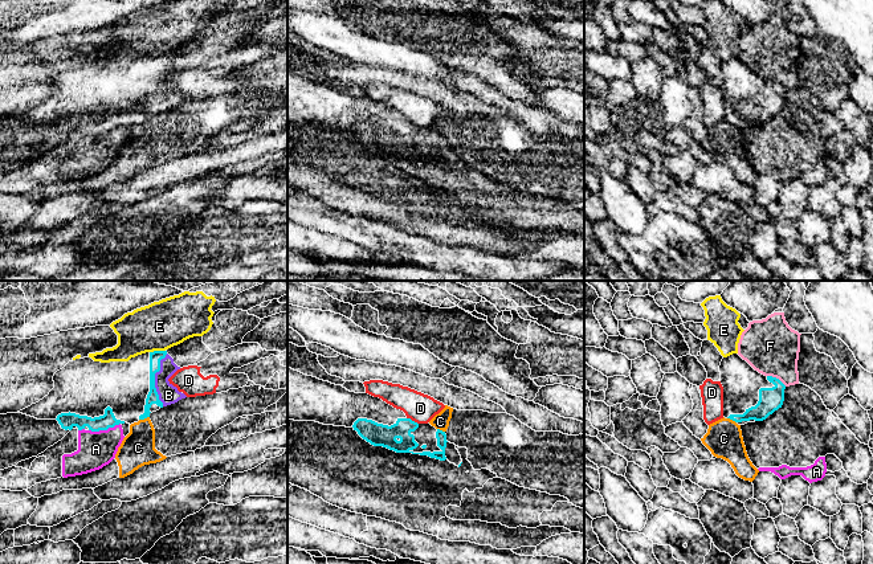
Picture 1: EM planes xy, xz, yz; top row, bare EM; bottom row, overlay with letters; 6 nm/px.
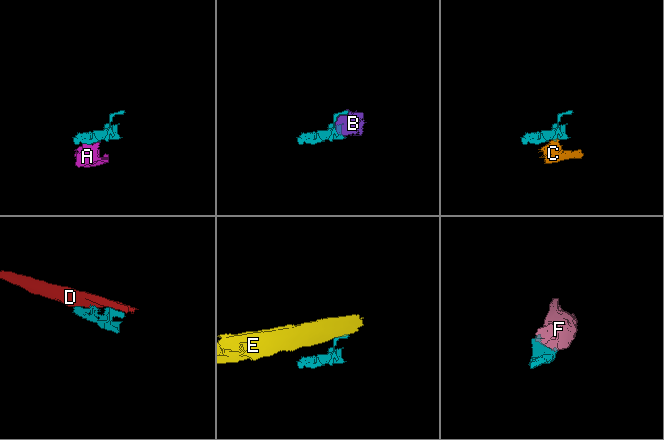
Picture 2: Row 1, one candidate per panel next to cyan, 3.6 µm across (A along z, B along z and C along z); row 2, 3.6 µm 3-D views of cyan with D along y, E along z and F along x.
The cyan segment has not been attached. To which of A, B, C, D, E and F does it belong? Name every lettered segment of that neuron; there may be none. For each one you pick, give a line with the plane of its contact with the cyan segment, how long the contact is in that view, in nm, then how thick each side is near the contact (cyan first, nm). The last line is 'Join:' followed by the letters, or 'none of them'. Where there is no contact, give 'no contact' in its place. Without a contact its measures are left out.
B: contact in xy; length 320 nm; calibres 80 and 120 nm
Join: B

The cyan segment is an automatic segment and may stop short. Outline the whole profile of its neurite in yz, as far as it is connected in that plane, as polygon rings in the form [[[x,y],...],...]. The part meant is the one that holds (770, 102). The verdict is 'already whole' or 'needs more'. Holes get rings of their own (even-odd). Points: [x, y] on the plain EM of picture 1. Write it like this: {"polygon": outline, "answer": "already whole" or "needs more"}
{"polygon": [[[738,57],[719,69],[723,90],[723,120],[738,128],[763,124],[782,111],[786,89],[776,81],[755,74]]], "answer": "needs more"}

